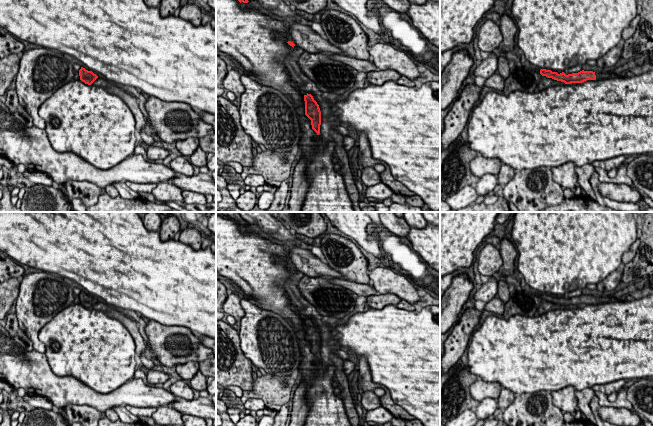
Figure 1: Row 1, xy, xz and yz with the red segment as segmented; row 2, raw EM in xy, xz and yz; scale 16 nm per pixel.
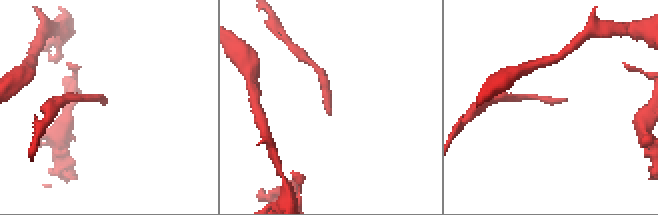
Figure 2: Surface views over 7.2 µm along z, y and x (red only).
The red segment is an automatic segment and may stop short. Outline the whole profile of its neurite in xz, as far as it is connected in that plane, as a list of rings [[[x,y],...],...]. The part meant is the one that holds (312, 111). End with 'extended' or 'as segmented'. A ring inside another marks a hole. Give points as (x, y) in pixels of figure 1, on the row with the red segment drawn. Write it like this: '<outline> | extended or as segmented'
[[[311,94],[304,95],[305,101],[305,115],[311,120],[312,129],[320,134],[320,125],[321,125],[321,111],[319,105],[314,100]]] | as segmented

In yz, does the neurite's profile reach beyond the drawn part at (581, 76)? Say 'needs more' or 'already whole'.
needs more

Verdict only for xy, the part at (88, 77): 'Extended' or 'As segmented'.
As segmented

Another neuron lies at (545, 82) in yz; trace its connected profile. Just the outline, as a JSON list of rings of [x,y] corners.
[[[542,77],[537,88],[539,89],[539,91],[542,91],[549,87],[557,86],[557,85],[565,85],[565,83],[561,82],[561,81],[554,80],[552,78]]]

